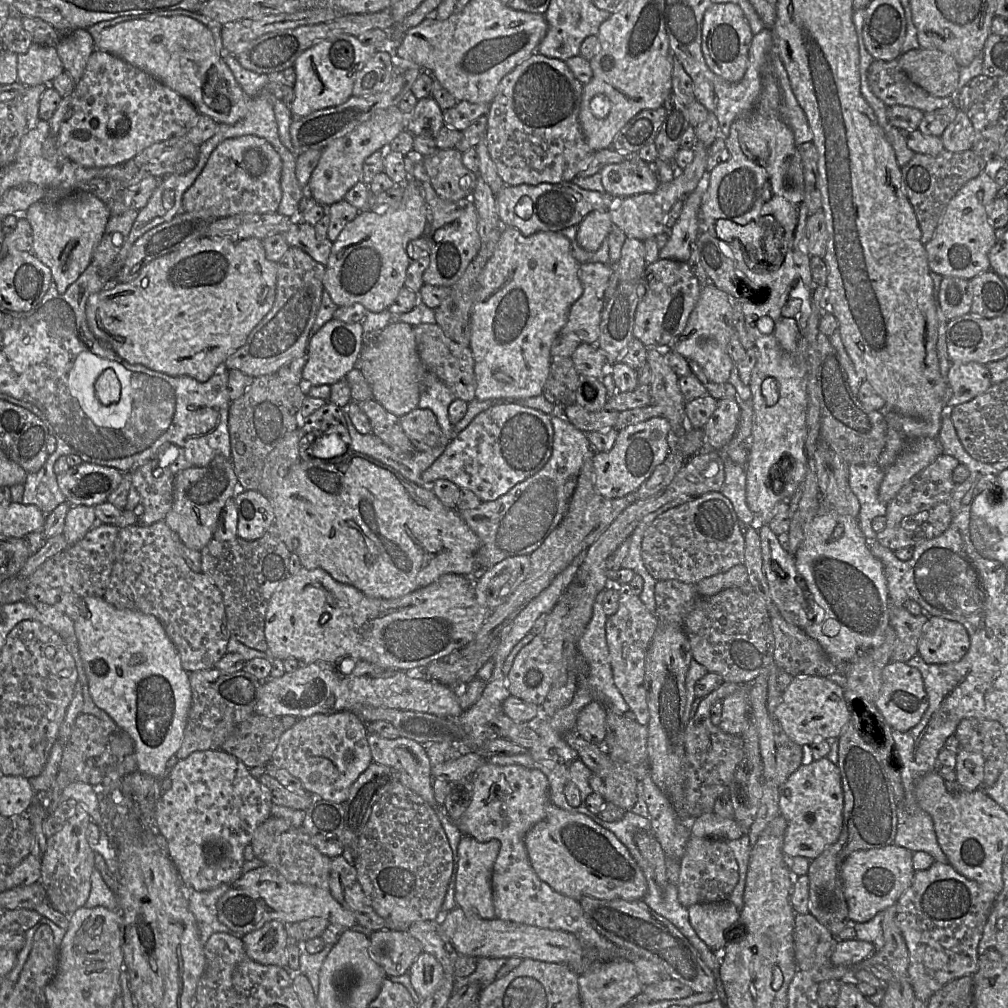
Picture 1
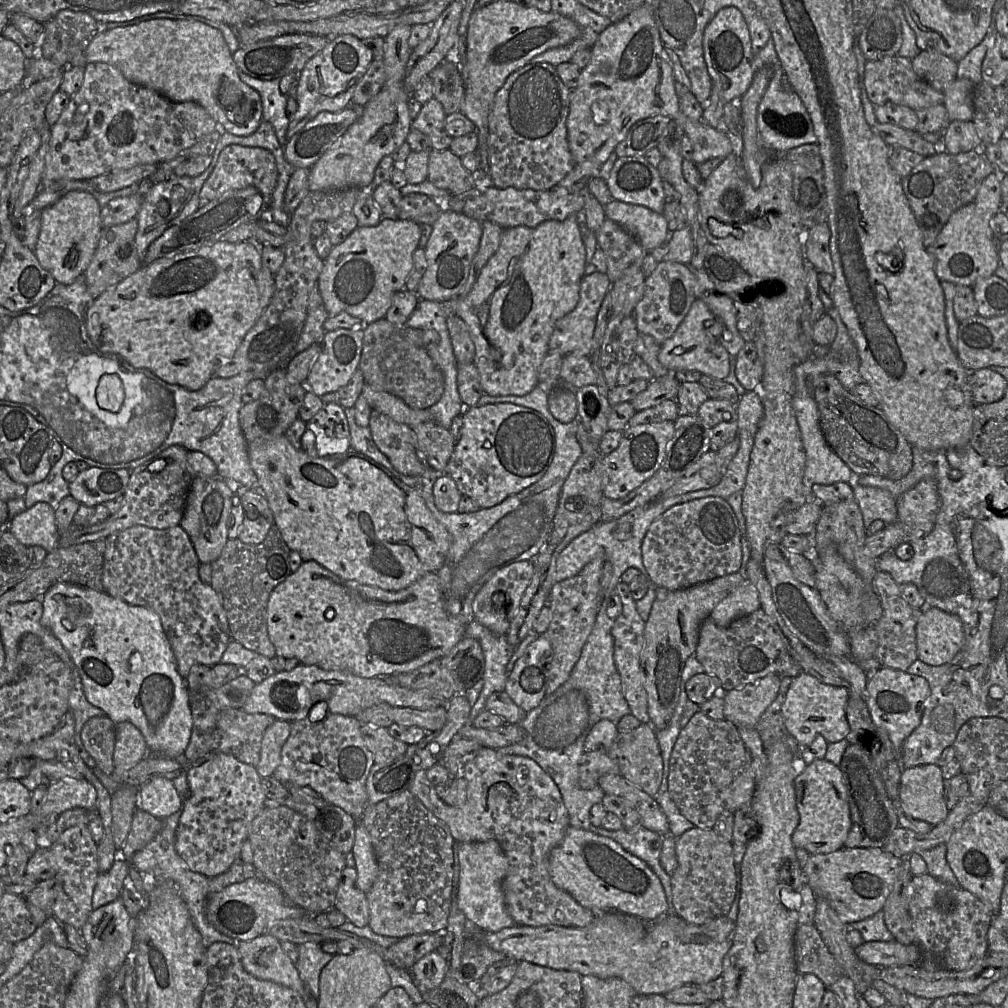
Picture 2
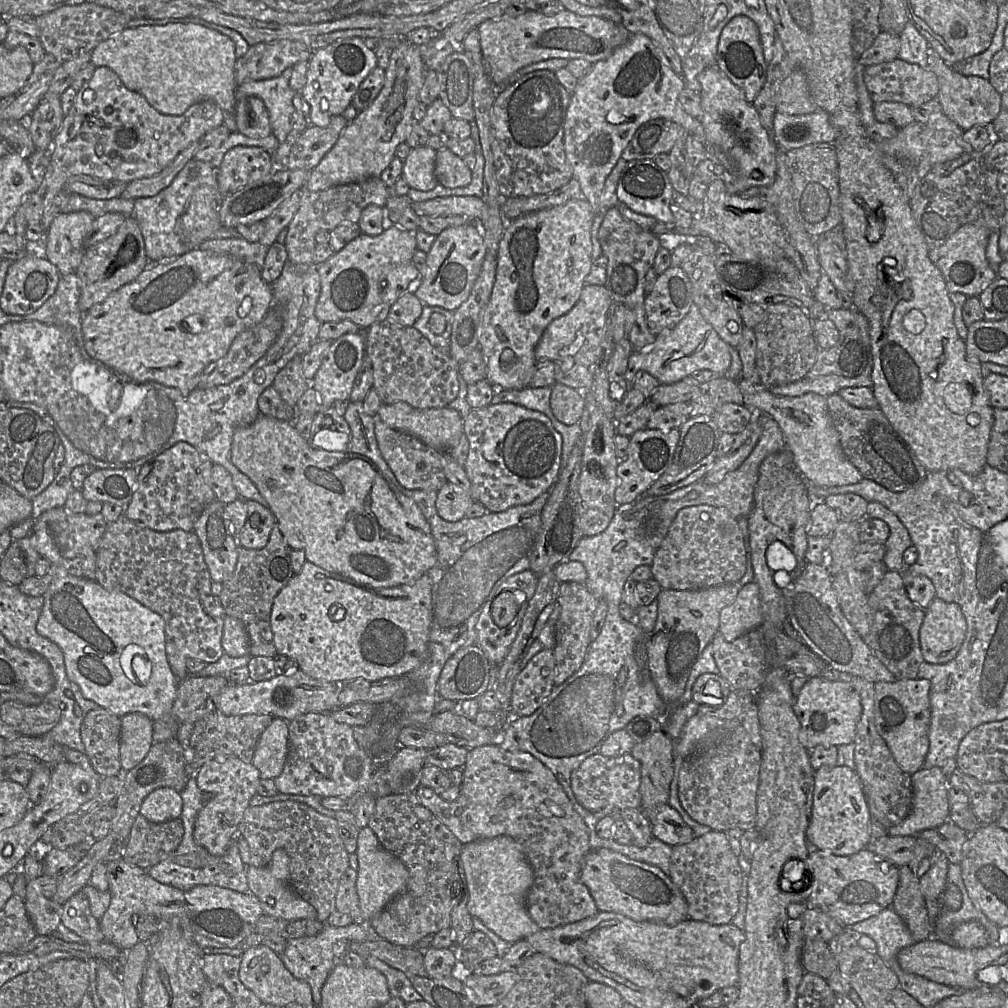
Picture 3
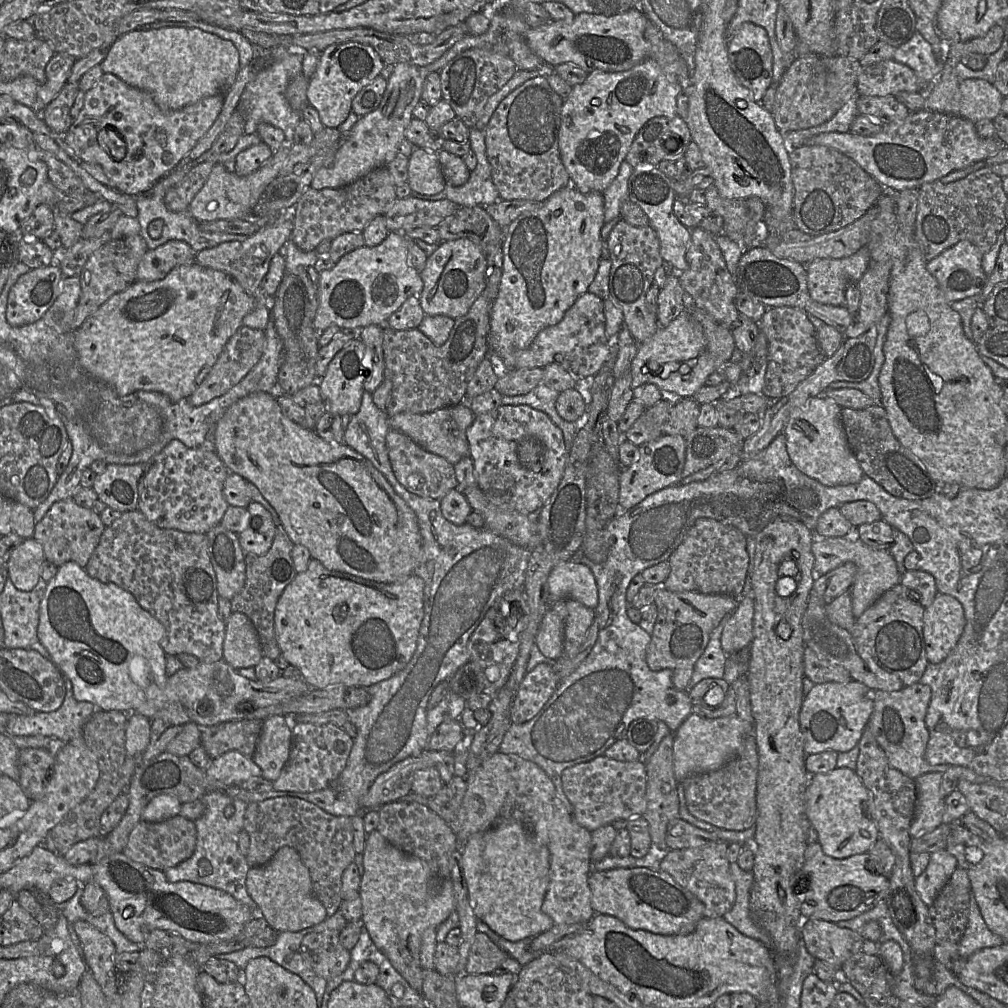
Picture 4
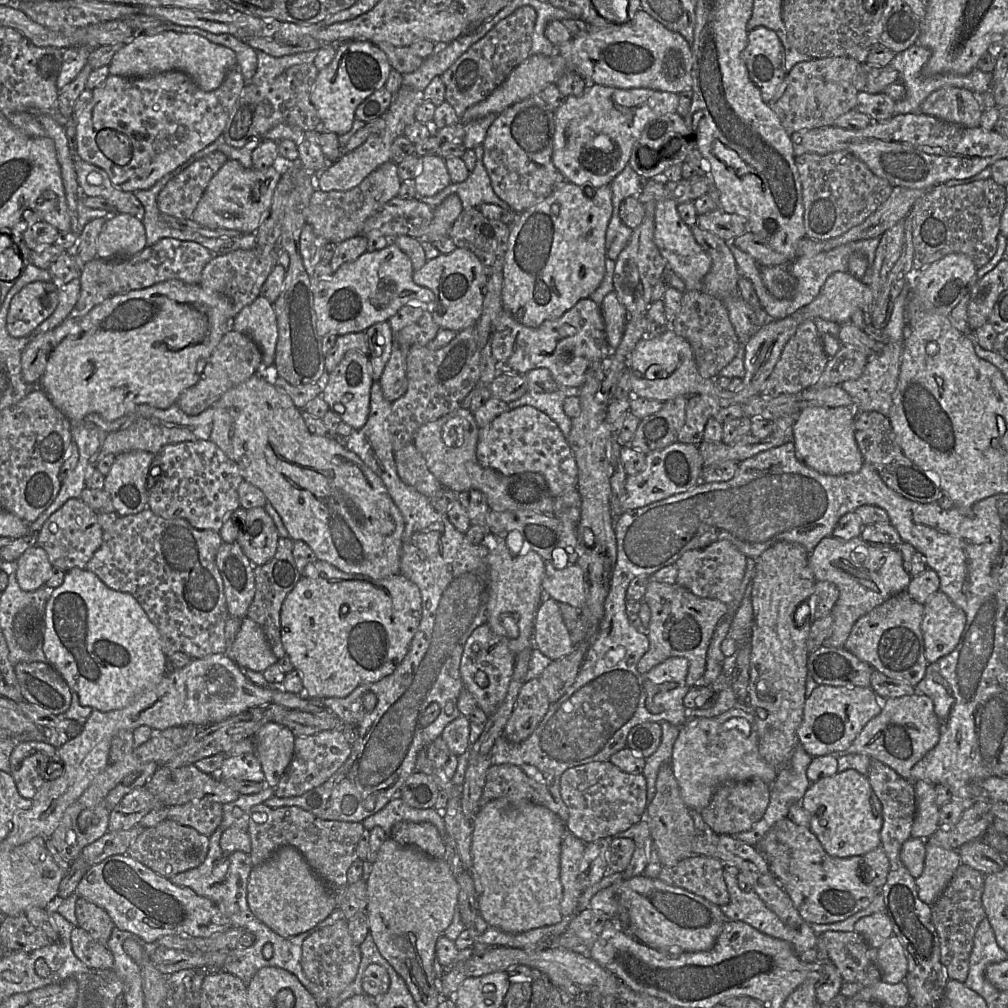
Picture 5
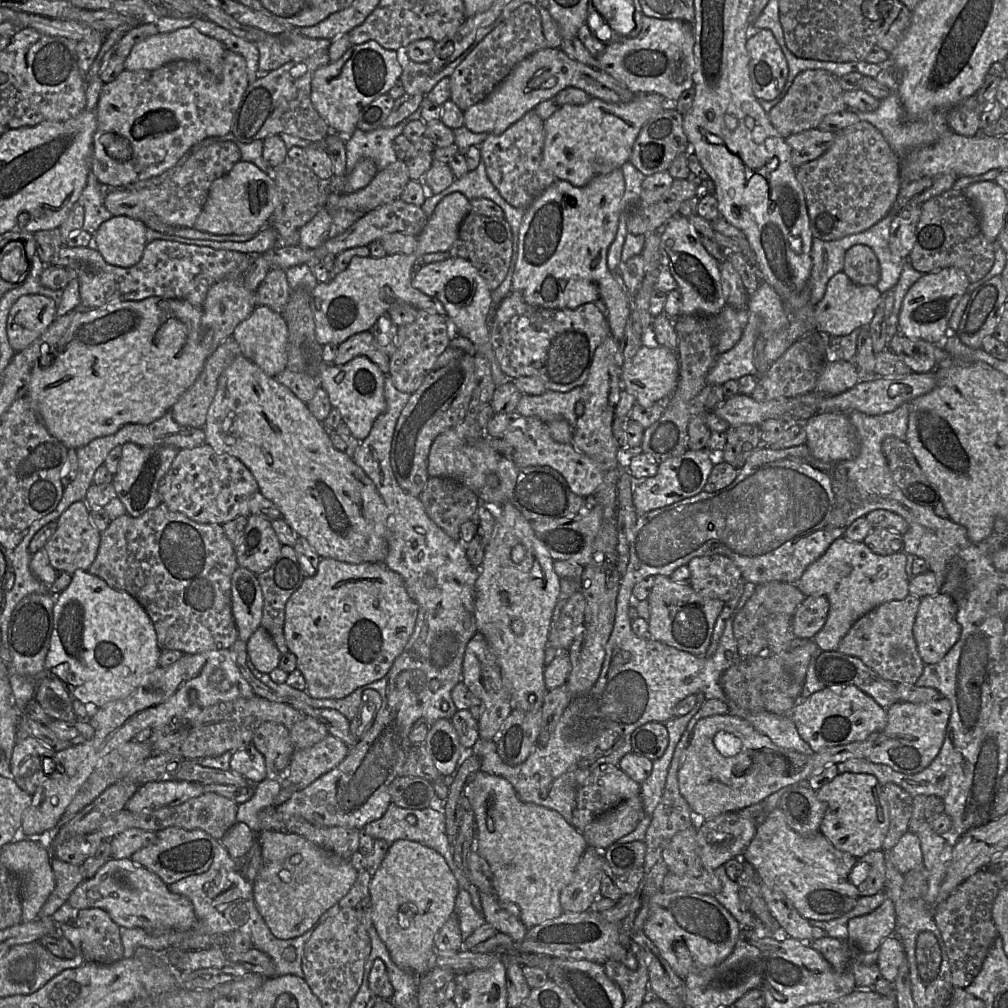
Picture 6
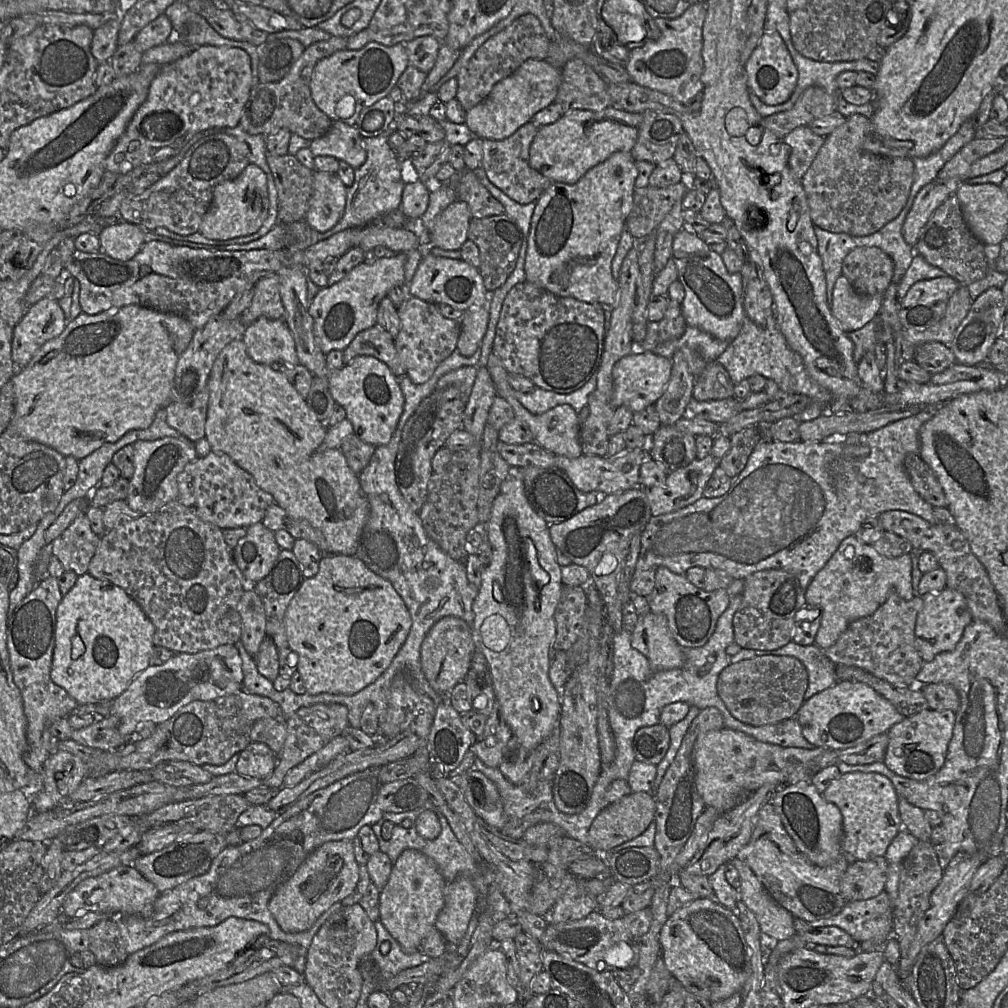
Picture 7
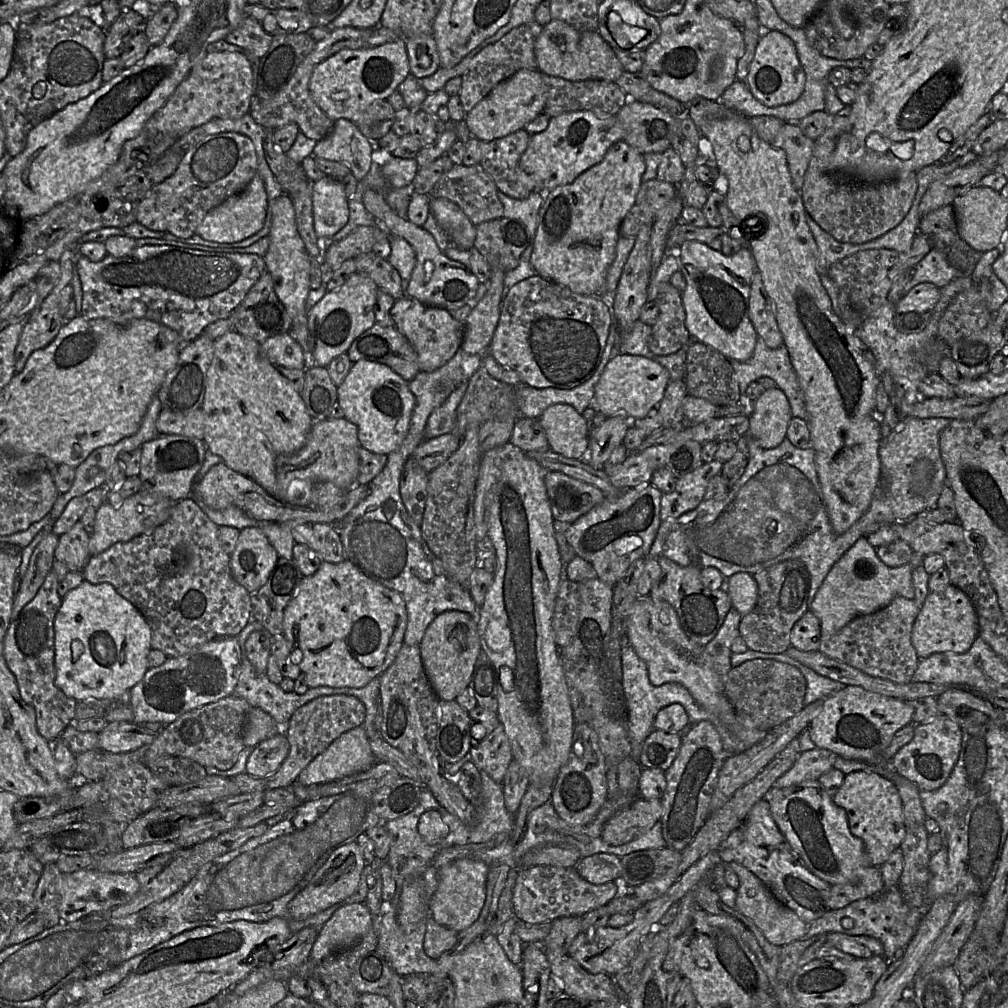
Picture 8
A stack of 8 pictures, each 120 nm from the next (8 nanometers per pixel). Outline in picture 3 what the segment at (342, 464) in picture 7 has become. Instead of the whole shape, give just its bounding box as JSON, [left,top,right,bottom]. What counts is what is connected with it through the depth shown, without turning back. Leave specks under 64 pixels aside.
[231,415,437,588]

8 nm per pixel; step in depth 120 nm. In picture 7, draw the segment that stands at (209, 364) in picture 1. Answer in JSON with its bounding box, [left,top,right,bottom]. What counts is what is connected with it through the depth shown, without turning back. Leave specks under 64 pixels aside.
[8,305,195,460]

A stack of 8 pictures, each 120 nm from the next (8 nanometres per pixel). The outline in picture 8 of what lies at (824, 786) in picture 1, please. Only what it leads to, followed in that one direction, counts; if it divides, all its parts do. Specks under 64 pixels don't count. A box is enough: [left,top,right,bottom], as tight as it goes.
[832,771,907,868]

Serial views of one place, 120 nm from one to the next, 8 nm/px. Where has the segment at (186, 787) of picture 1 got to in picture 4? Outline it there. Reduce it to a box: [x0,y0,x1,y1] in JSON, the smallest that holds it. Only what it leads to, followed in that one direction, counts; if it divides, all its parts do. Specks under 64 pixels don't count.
[205,751,262,791]

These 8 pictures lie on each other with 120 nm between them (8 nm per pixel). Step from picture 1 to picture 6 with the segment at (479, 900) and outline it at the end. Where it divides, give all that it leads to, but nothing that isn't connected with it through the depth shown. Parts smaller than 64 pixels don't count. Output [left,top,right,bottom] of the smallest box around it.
[466,770,588,929]

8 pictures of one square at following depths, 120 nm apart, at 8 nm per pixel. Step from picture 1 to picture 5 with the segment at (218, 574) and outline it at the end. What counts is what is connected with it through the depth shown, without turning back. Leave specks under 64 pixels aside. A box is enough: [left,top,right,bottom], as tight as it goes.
[246,537,301,659]

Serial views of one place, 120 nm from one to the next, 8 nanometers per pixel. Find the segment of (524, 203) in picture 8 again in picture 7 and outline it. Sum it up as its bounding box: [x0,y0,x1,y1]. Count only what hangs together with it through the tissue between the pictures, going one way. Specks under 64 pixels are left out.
[473,167,537,240]

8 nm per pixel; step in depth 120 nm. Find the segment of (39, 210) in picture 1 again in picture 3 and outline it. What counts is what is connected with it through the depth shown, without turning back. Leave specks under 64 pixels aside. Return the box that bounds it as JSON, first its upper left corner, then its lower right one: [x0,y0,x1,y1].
[45,211,95,275]

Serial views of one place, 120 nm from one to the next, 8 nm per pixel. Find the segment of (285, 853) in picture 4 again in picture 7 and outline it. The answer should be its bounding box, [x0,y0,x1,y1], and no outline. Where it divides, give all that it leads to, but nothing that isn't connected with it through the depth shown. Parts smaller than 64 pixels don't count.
[268,840,360,933]

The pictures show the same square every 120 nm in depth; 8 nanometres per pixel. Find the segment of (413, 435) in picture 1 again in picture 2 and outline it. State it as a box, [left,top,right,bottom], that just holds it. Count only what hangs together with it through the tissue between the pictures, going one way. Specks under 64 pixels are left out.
[410,420,455,474]

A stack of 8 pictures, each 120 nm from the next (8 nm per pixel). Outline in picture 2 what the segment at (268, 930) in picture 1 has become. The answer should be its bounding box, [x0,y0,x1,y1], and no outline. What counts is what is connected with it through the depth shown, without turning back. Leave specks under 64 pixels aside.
[238,934,305,999]

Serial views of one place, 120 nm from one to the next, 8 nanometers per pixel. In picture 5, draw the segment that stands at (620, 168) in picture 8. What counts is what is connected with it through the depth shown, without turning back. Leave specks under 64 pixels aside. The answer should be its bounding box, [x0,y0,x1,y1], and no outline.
[502,181,628,350]

